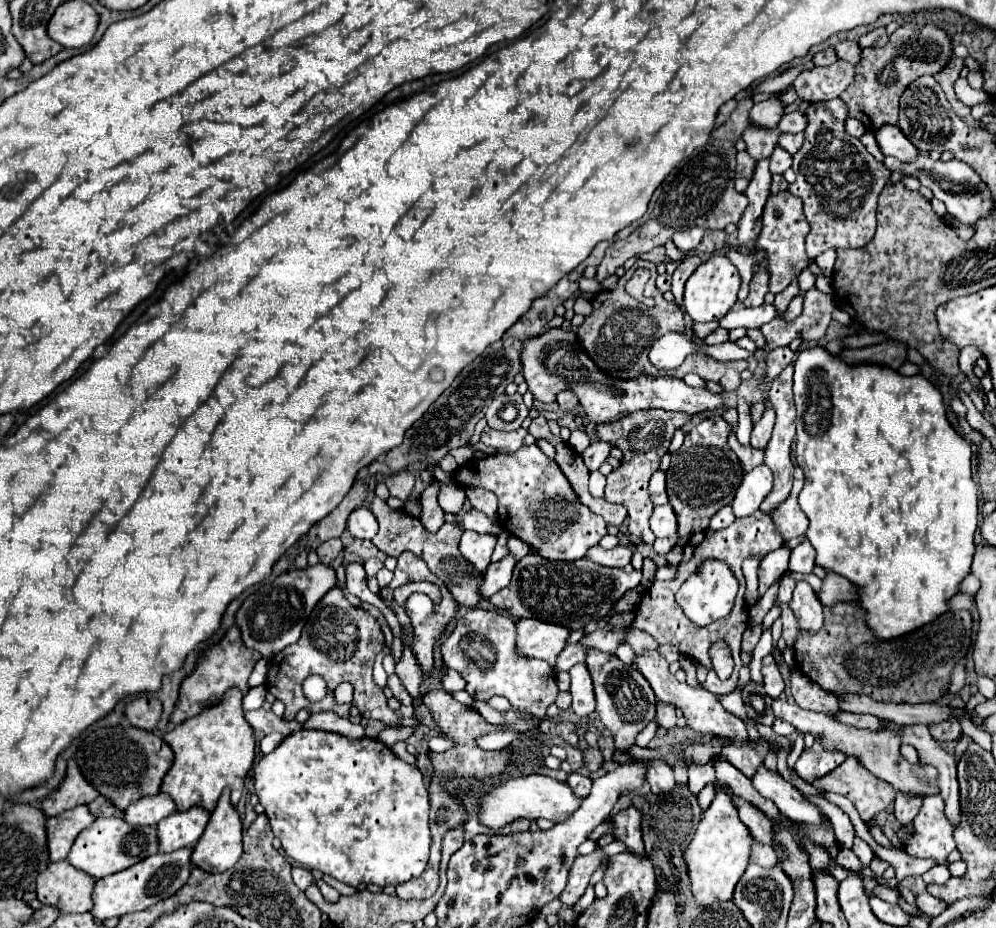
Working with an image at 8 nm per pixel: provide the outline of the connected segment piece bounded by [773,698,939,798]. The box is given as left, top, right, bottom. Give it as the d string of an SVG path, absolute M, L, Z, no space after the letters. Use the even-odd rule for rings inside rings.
M777 698L773 702L773 712L777 718L787 720L789 724L793 724L797 728L797 732L803 734L813 734L815 738L821 738L825 750L831 752L843 752L845 756L853 756L859 760L859 764L863 764L865 768L869 768L869 772L873 772L873 776L877 776L879 780L891 784L895 788L895 792L901 792L905 796L917 796L917 798L925 798L925 796L937 796L939 788L937 788L937 770L933 766L919 766L919 764L909 764L901 752L901 740L899 734L893 730L883 730L883 732L869 732L869 730L857 730L857 728L849 728L847 724L841 724L837 720L833 720L827 714L821 712L811 712L811 710L803 710L799 706L789 706L785 698Z

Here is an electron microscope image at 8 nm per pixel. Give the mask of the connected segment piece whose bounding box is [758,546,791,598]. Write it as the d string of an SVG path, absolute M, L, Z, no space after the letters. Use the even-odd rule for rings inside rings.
M783 546L779 550L769 552L769 556L765 556L765 560L761 560L758 569L758 594L760 598L769 590L771 584L775 584L787 572L789 554L791 554L791 550Z

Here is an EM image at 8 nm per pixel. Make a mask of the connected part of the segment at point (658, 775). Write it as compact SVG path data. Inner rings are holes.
M655 764L649 768L647 772L647 784L651 788L653 794L667 794L673 790L675 786L675 778L673 778L673 770L665 764Z

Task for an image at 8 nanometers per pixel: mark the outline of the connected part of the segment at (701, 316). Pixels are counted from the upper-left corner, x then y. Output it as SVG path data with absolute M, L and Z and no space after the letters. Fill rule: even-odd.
M723 254L711 256L707 262L703 262L687 280L685 284L685 310L693 318L693 322L711 322L711 320L721 320L731 306L737 302L737 292L739 292L741 280L739 272L733 262L729 262Z

